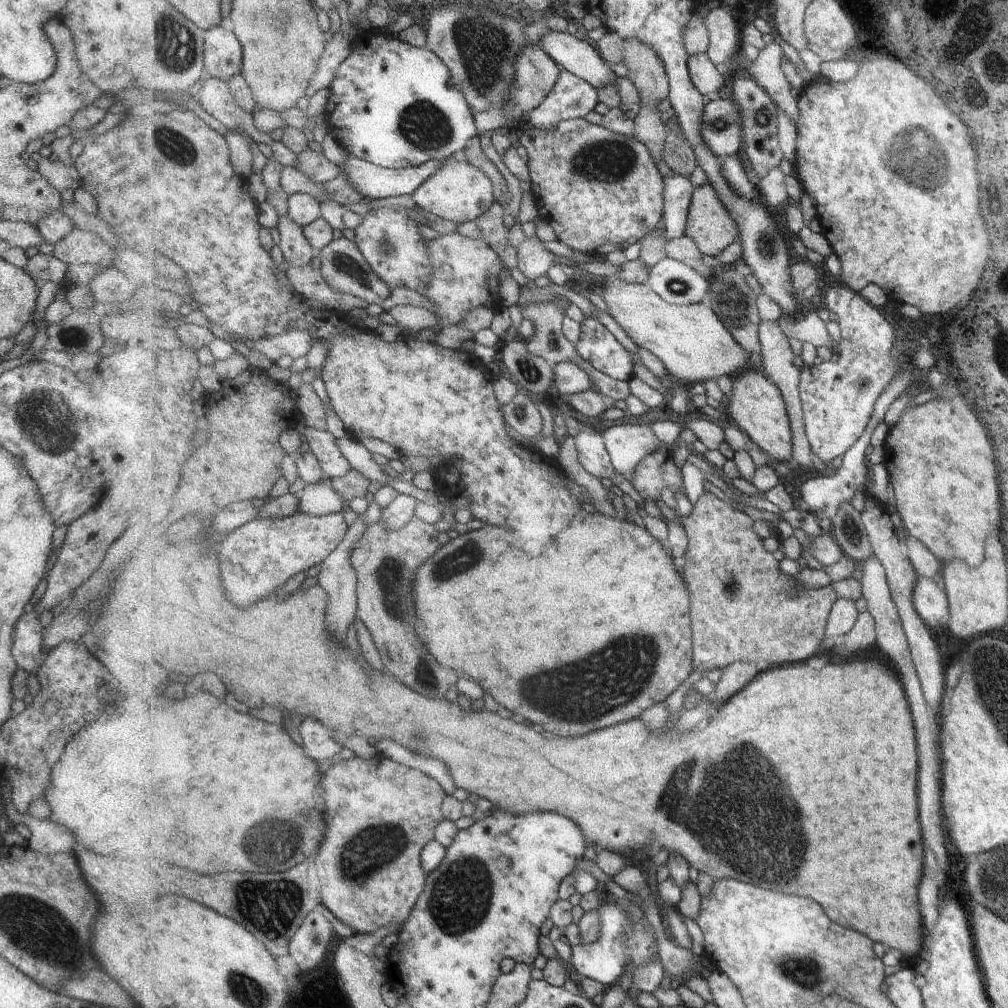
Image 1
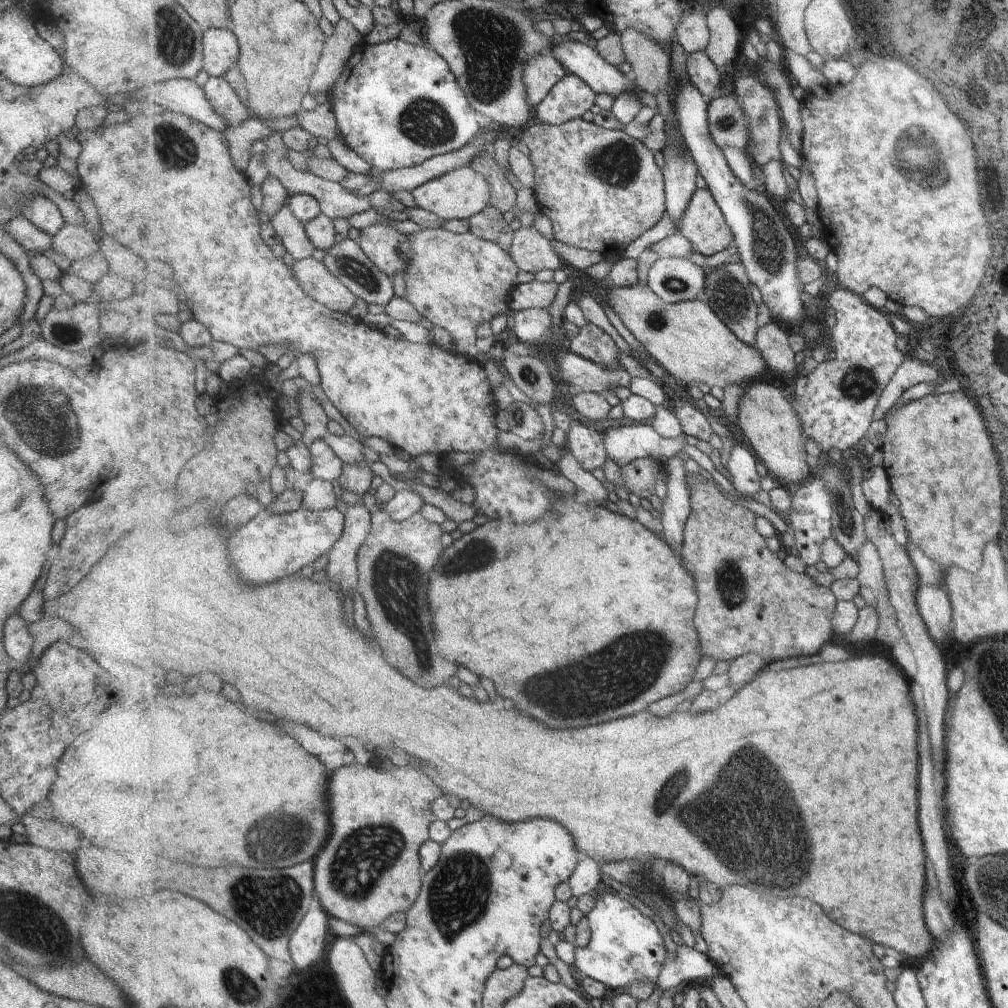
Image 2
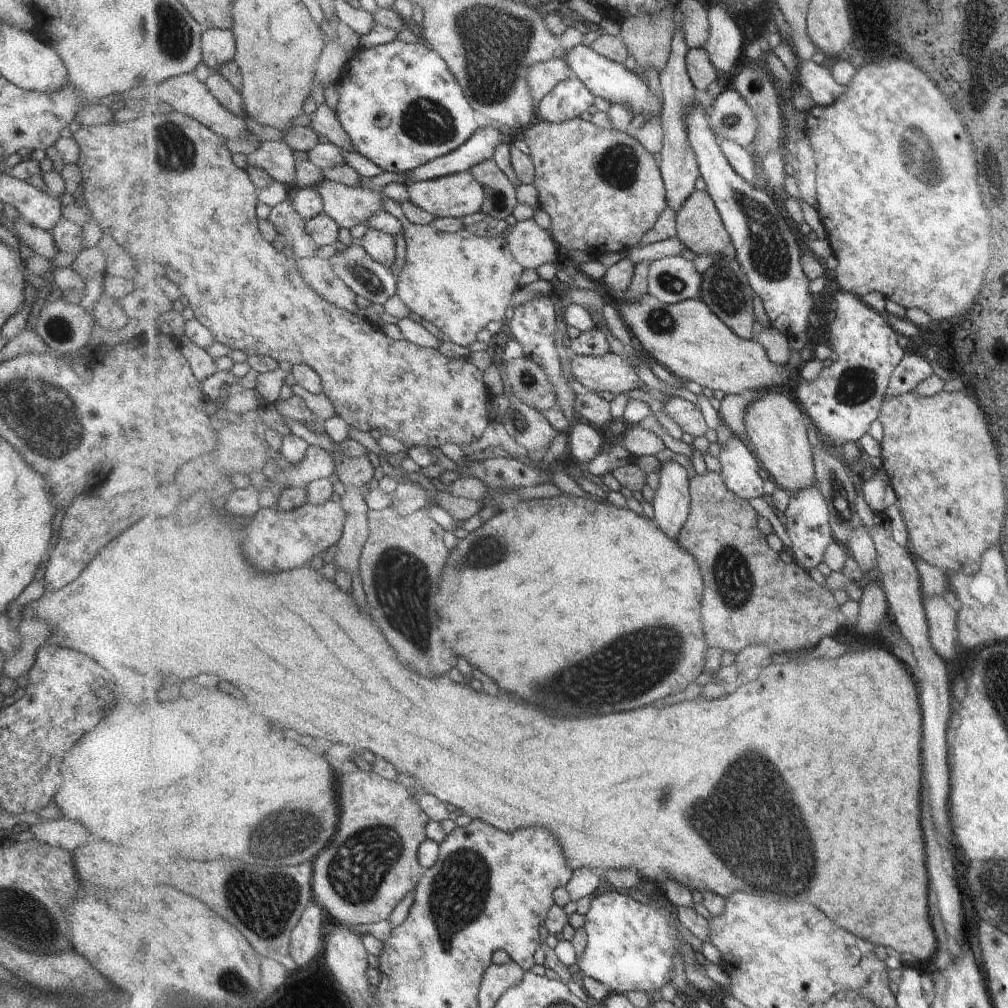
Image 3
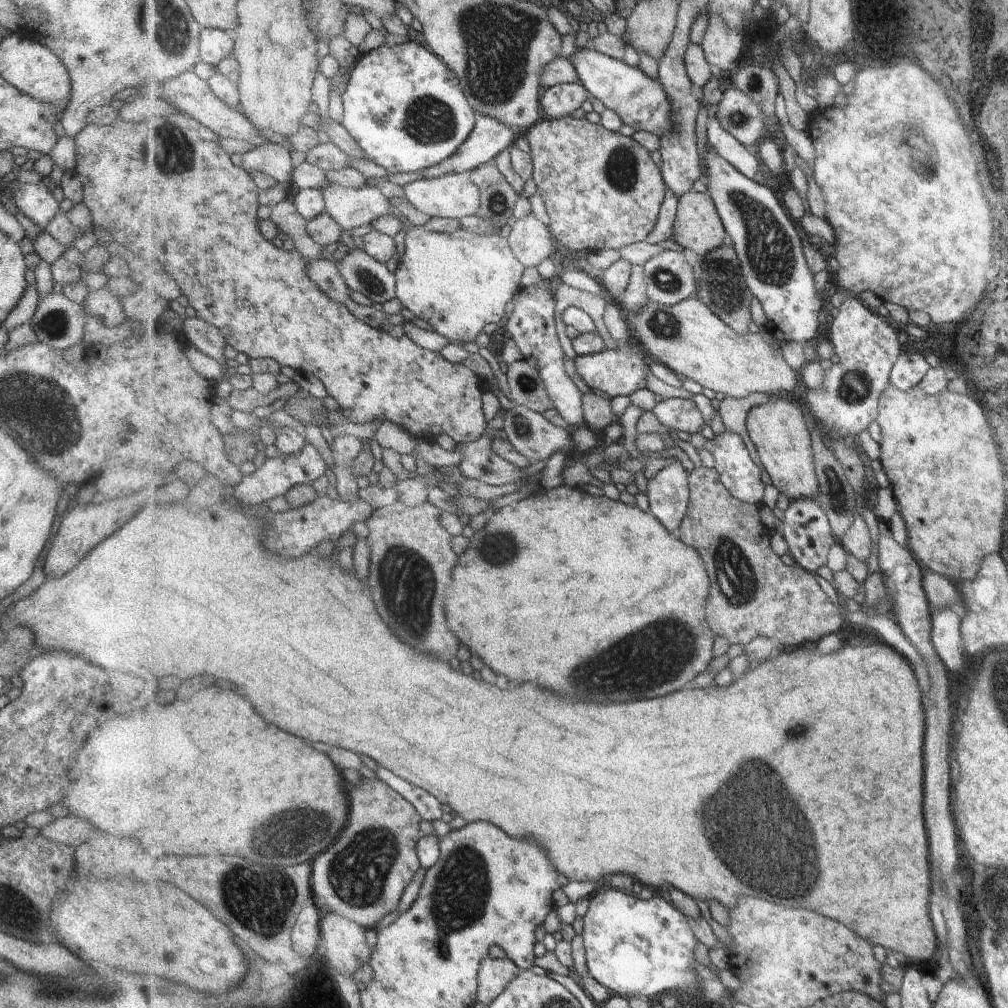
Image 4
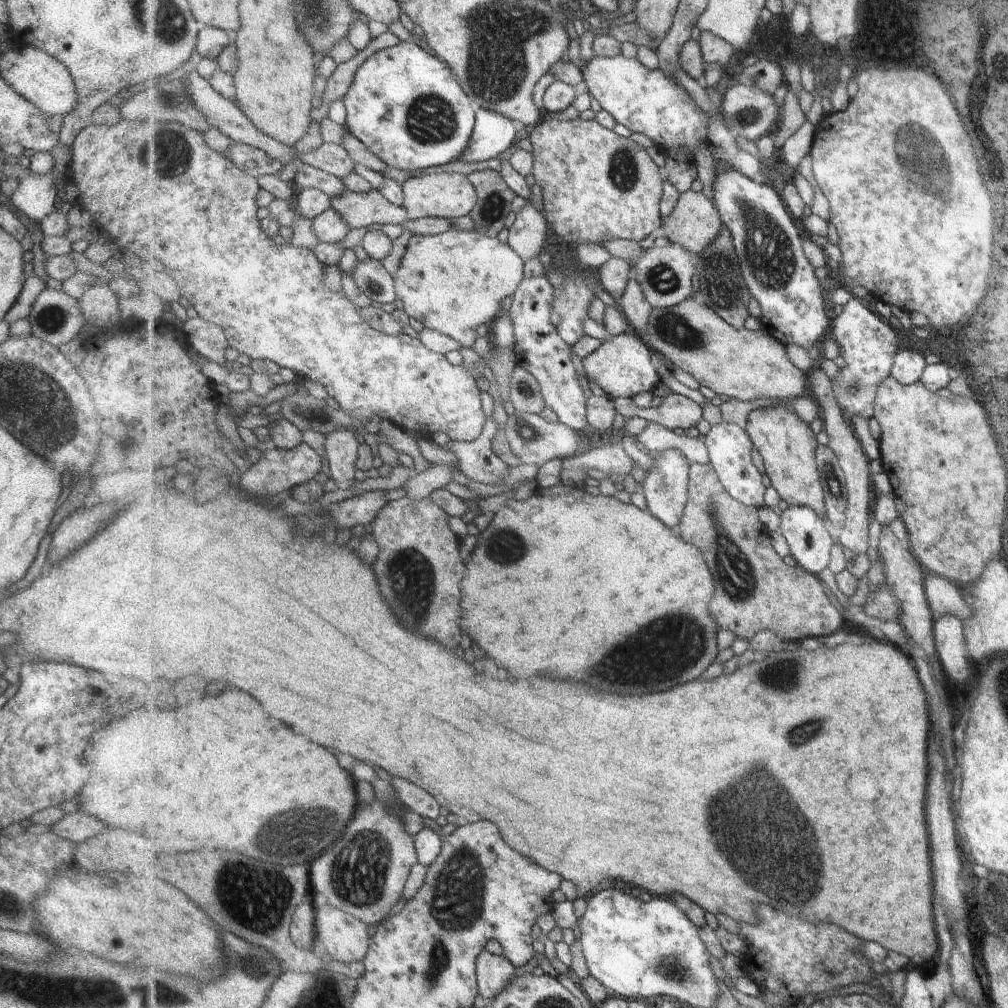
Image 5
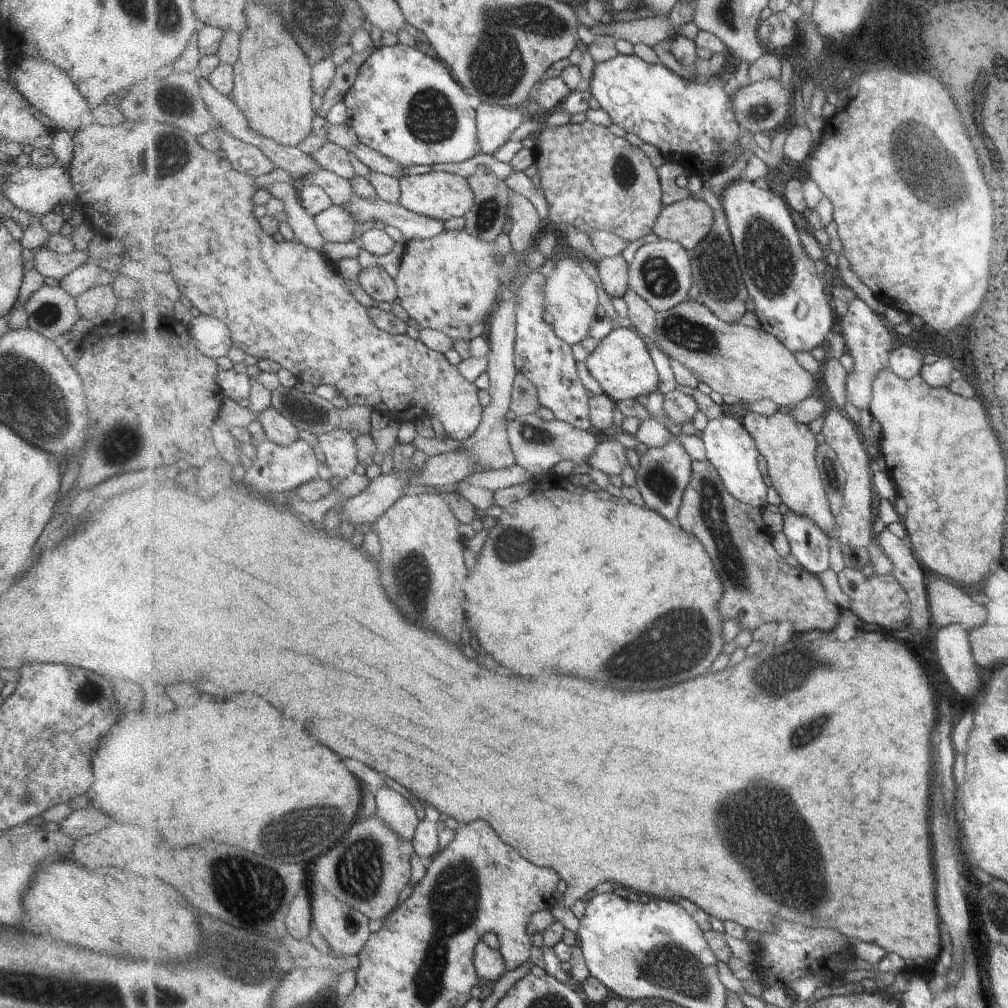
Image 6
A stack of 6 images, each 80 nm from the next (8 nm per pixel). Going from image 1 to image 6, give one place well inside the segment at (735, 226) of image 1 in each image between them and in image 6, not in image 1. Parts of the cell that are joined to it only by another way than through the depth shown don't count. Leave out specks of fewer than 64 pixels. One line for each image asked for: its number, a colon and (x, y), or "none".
2: (704, 224)
3: (701, 229)
4: (698, 227)
5: (695, 224)
6: (687, 222)

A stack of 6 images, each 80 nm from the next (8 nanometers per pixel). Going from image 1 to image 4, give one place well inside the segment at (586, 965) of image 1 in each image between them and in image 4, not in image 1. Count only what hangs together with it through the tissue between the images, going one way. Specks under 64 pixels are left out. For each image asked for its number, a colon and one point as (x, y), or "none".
2: (626, 947)
3: (630, 946)
4: (635, 947)

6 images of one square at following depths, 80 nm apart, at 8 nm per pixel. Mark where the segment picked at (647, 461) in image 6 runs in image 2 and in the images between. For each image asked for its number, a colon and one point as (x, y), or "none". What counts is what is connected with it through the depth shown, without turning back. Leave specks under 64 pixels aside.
2: (677, 505)
3: (672, 501)
4: (669, 494)
5: (665, 484)

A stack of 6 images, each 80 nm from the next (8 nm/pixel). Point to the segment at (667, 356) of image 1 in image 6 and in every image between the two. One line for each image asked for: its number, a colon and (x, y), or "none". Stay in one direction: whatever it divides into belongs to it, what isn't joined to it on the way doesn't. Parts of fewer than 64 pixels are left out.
2: (688, 338)
3: (688, 338)
4: (690, 340)
5: (746, 365)
6: (734, 359)

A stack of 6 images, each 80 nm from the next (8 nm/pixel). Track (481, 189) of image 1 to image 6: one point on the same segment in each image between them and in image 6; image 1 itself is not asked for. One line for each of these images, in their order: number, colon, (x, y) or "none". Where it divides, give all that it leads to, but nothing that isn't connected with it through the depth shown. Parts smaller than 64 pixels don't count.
2: (464, 193)
3: (460, 195)
4: (454, 196)
5: (448, 195)
6: (441, 195)

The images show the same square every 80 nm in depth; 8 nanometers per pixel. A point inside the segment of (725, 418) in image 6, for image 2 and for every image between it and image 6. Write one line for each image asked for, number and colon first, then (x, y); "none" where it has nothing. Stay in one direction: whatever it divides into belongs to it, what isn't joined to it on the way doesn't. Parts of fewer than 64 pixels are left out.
2: (742, 467)
3: (740, 469)
4: (741, 476)
5: (729, 445)

